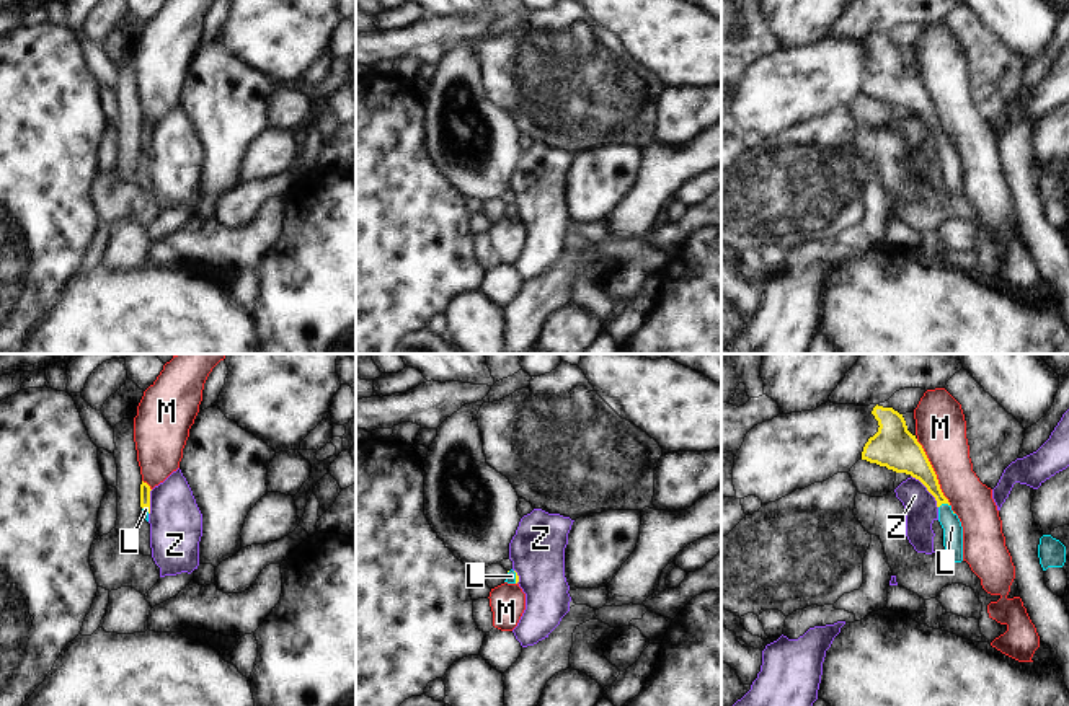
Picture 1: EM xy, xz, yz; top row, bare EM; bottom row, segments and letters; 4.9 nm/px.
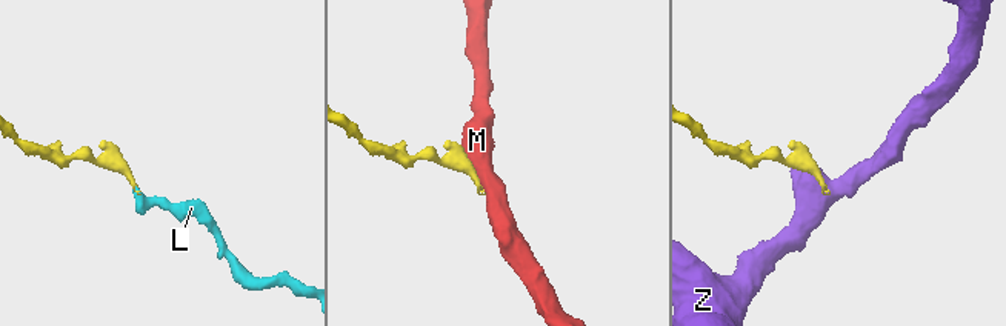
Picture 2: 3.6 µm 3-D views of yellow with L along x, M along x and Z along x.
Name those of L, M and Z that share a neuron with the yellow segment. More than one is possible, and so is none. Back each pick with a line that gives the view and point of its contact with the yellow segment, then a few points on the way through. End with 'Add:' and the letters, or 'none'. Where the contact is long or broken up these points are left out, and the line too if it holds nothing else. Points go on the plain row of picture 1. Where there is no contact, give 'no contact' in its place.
L: contact yz (944, 137); way yz (914, 97), (944, 137), (944, 145), (952, 162)
Add: L

